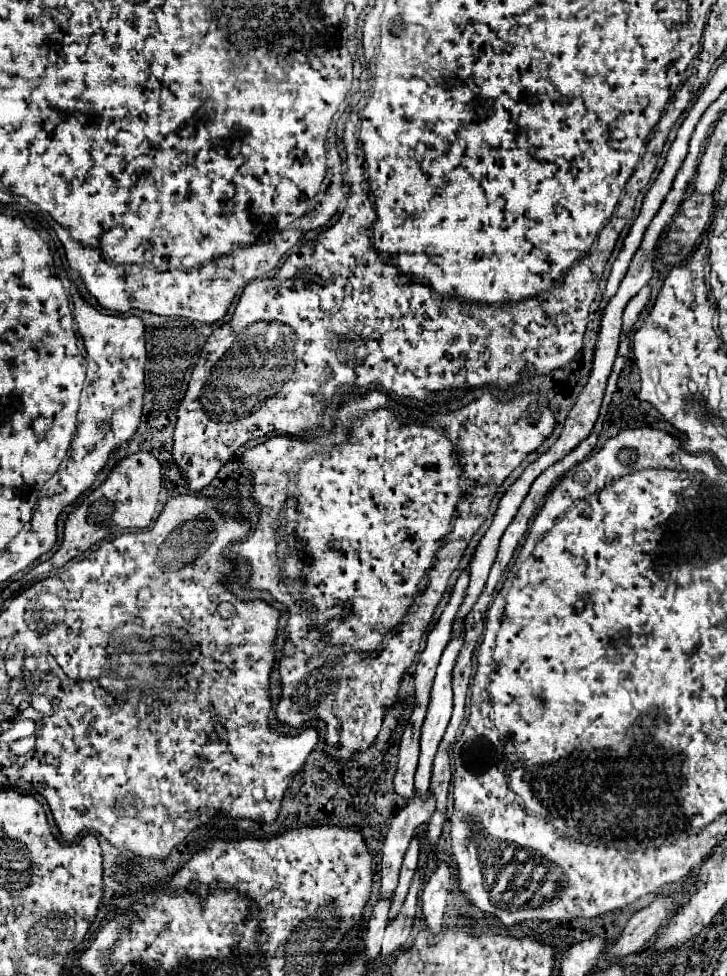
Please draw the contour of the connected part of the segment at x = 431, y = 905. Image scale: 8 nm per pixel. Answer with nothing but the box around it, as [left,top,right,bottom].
[421,863,453,935]

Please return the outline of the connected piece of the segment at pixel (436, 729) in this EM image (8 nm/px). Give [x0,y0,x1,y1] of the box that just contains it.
[415,627,465,795]

